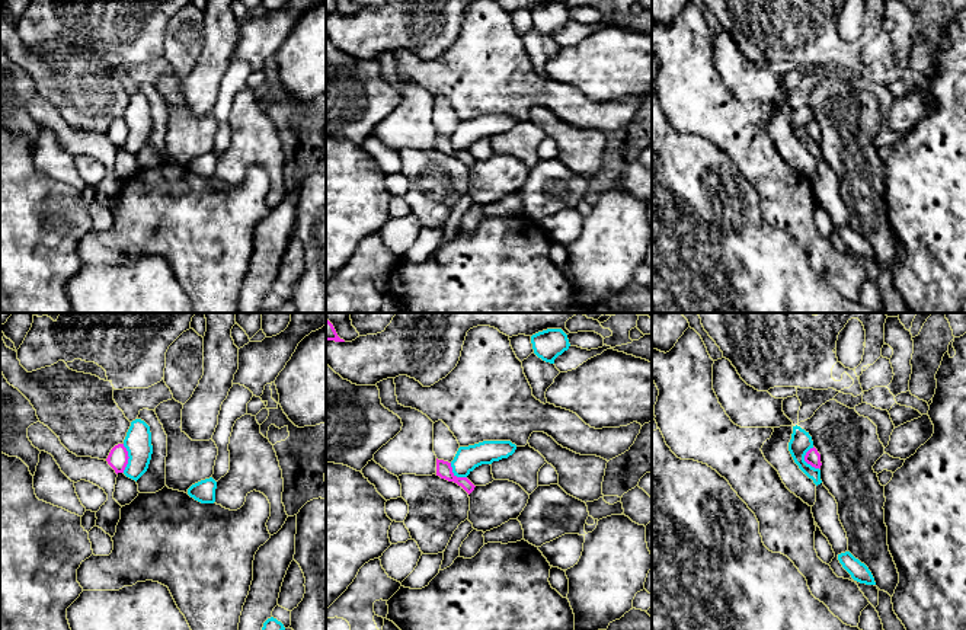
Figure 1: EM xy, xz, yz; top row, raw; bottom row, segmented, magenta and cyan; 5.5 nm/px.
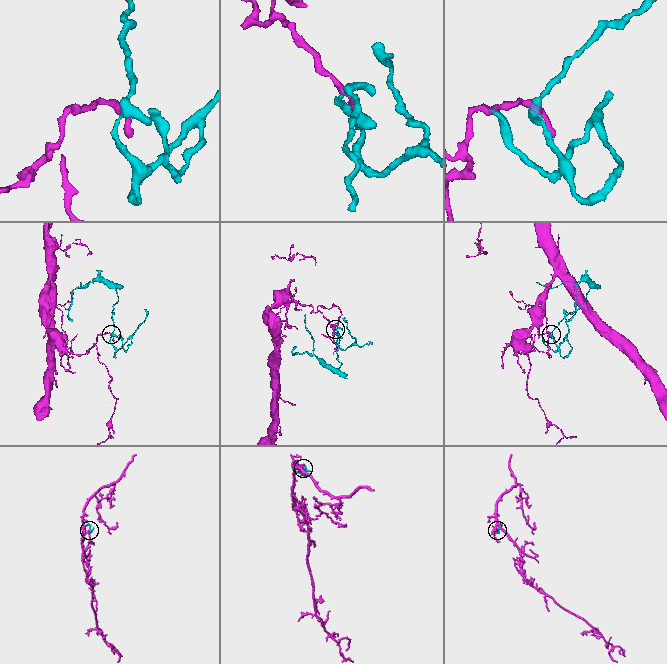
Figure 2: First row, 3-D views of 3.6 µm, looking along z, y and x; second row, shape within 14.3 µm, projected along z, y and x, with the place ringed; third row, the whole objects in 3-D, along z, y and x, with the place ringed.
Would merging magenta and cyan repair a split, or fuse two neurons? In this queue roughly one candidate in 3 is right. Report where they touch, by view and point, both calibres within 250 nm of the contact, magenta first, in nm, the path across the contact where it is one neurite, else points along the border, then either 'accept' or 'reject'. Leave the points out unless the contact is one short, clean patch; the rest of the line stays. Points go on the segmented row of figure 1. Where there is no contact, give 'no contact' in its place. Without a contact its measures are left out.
yz (805, 460) | 90/120 nm | along yz (811, 447), (805, 460), (818, 469) | reject

